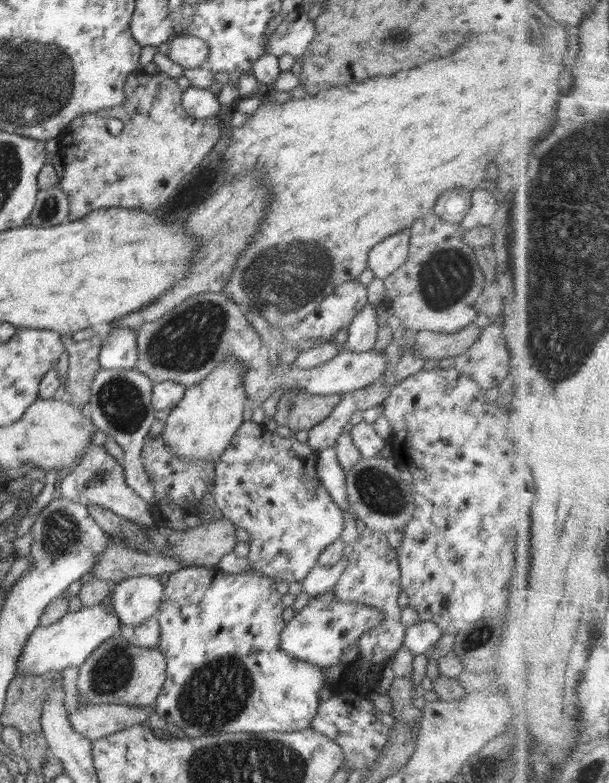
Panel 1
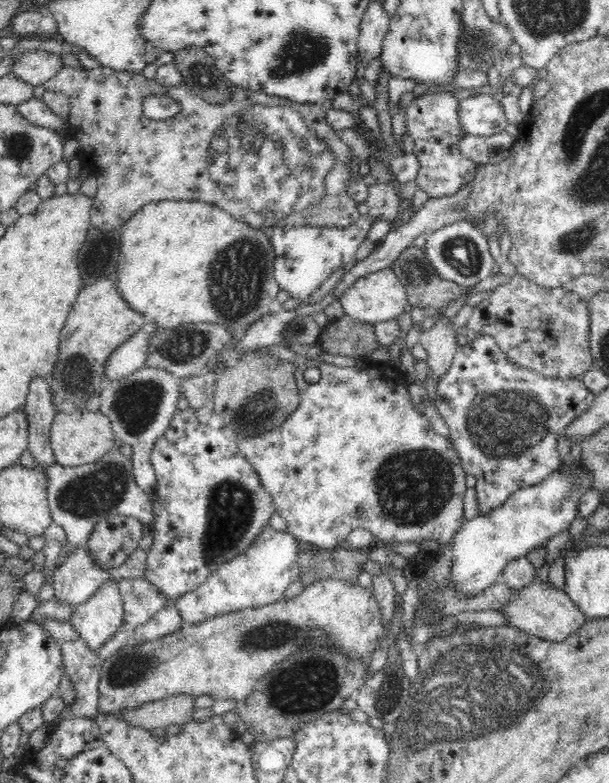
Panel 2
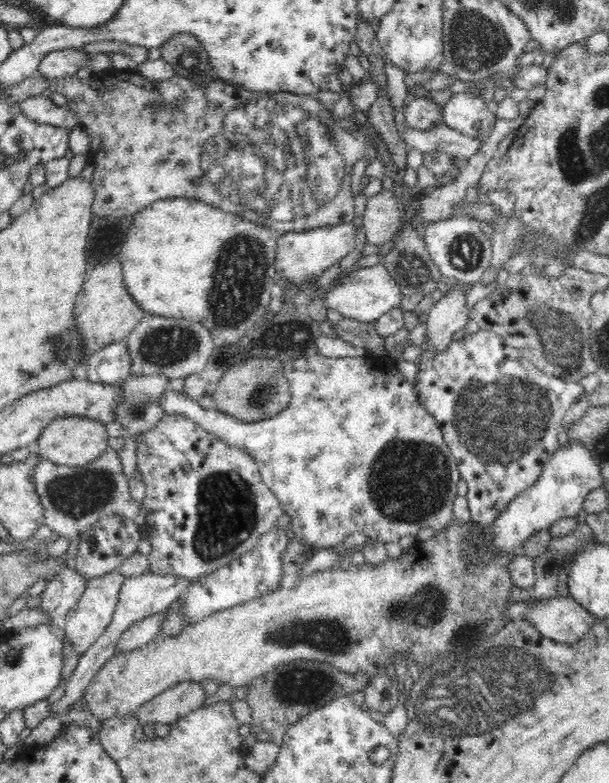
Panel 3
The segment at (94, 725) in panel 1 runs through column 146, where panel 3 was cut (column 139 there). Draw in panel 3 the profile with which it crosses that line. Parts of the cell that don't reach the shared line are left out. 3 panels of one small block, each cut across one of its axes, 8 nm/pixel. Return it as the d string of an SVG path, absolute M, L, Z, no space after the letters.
M182 681L164 690L150 702L142 705L134 716L140 725L152 724L172 724L179 717L185 717L192 710L202 707L206 700L206 690L202 683L192 681Z

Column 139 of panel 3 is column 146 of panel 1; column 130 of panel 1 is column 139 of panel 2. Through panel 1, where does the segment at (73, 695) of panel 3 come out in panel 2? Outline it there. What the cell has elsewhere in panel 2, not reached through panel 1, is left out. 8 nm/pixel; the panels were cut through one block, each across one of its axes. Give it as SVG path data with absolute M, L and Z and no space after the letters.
M146 578L120 579L119 592L123 601L124 624L120 632L110 636L109 641L94 650L97 657L105 661L128 645L128 638L142 624L145 624L157 611L168 604L168 599Z

